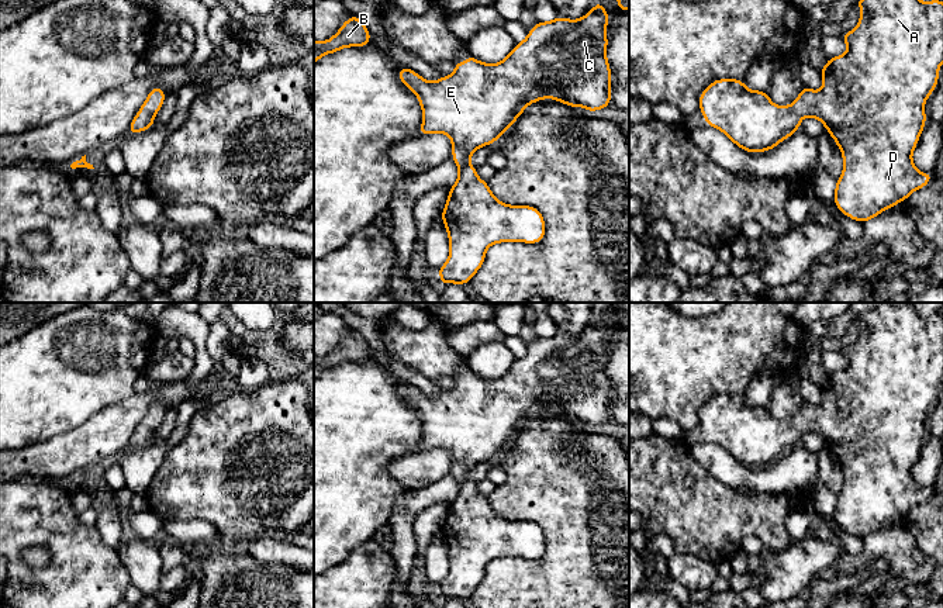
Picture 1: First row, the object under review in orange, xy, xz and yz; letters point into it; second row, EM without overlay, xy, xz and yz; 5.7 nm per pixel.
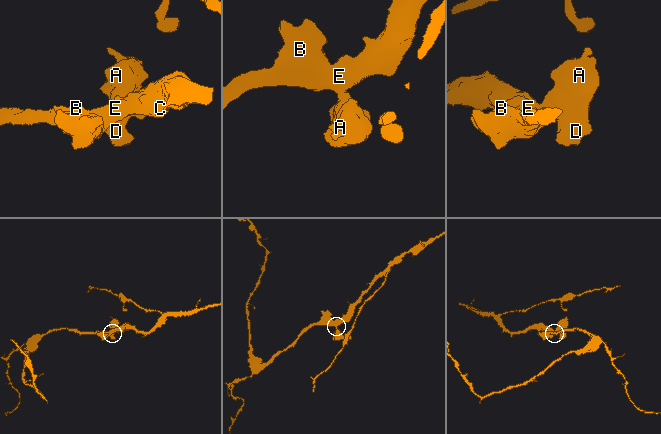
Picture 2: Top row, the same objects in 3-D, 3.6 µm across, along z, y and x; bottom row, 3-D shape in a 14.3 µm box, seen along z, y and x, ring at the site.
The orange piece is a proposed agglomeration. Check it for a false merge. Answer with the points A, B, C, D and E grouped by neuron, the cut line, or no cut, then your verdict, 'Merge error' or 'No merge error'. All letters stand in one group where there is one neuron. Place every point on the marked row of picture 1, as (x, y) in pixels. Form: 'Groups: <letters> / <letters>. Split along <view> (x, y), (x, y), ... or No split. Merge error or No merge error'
Groups: A B C D E. No split. No merge error

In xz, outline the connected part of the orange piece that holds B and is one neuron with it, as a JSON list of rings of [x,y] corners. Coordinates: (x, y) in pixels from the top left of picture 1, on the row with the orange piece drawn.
[[[356,15],[349,17],[327,41],[314,39],[314,63],[328,53],[335,53],[343,48],[363,48],[370,42],[370,32],[366,24]]]

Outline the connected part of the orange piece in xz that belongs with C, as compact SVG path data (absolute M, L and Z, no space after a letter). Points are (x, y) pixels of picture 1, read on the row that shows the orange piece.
M601 1L578 20L557 17L542 23L528 31L528 37L517 42L514 49L498 63L484 63L473 55L467 61L455 65L452 75L431 82L410 68L398 70L398 79L417 94L422 108L422 125L418 129L424 134L445 134L452 142L452 159L459 169L456 183L449 189L446 204L441 220L445 224L449 238L449 258L436 272L441 284L467 284L484 263L487 249L501 242L539 243L545 238L546 225L542 213L532 205L511 205L500 201L488 187L488 183L477 176L472 163L472 155L483 146L495 141L519 118L525 108L543 99L560 101L569 107L583 107L590 113L607 108L611 104L611 66L607 59L608 37L607 25L609 15Z

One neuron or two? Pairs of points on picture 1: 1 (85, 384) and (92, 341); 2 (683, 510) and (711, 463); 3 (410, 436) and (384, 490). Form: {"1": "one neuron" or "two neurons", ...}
{"1": "one neuron", "2": "two neurons", "3": "one neuron"}

